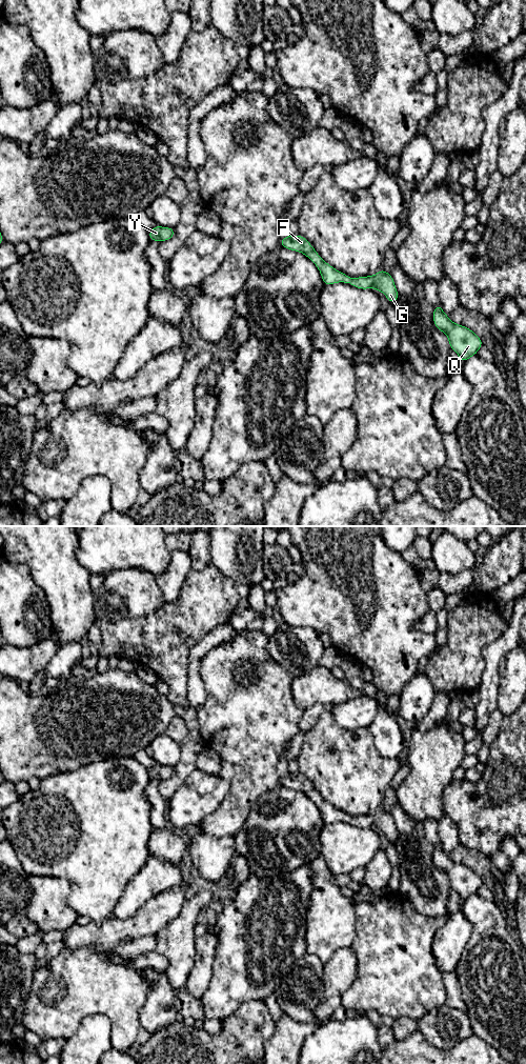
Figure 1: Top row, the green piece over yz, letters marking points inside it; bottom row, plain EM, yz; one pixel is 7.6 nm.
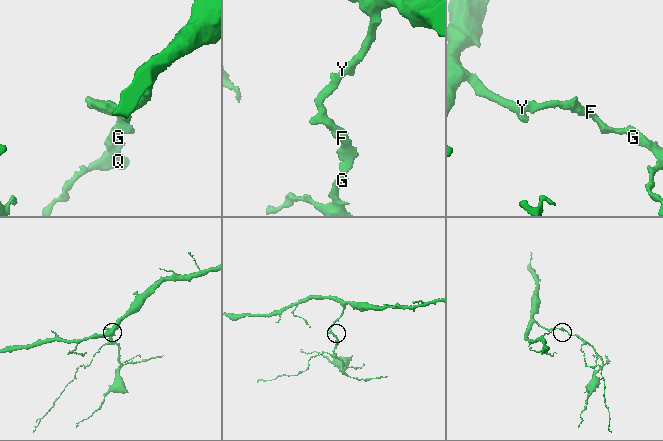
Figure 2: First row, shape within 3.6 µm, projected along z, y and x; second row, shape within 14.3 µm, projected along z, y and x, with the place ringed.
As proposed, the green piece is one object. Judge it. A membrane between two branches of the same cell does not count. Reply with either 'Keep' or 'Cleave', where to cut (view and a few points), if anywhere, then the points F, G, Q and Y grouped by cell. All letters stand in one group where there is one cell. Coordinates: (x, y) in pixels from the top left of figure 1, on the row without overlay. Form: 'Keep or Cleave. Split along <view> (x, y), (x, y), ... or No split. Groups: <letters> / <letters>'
Keep. No split. Groups: F G Q Y

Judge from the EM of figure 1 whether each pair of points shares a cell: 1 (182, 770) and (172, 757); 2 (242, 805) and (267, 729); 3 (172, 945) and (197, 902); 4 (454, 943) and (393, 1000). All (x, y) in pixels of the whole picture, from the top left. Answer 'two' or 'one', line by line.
1: two
2: one
3: one
4: two

